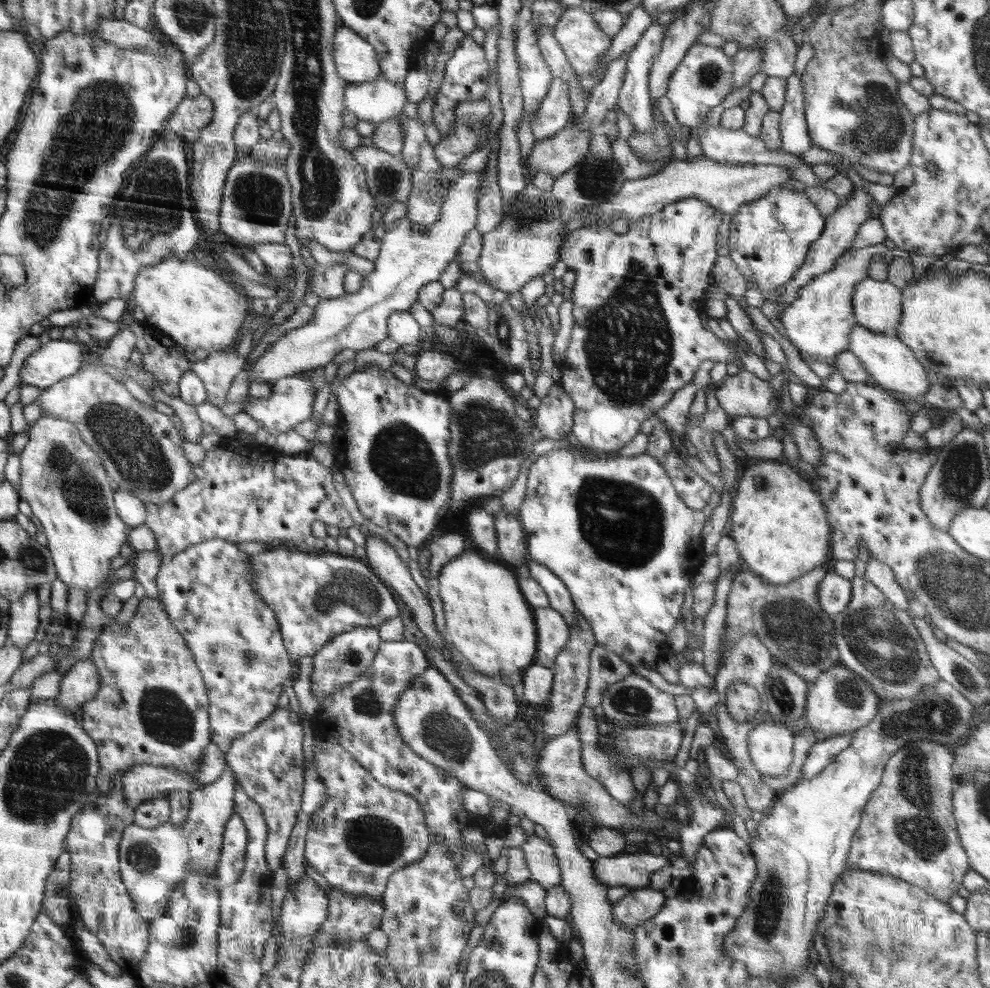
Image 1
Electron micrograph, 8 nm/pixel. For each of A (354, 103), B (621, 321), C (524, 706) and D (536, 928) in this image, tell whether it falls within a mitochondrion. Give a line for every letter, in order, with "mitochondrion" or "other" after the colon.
A: other
B: mitochondrion
C: other
D: other

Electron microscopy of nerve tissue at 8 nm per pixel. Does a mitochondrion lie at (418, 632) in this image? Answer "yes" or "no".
no

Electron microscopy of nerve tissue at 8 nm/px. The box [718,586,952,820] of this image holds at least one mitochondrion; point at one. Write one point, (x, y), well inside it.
(883, 645)

